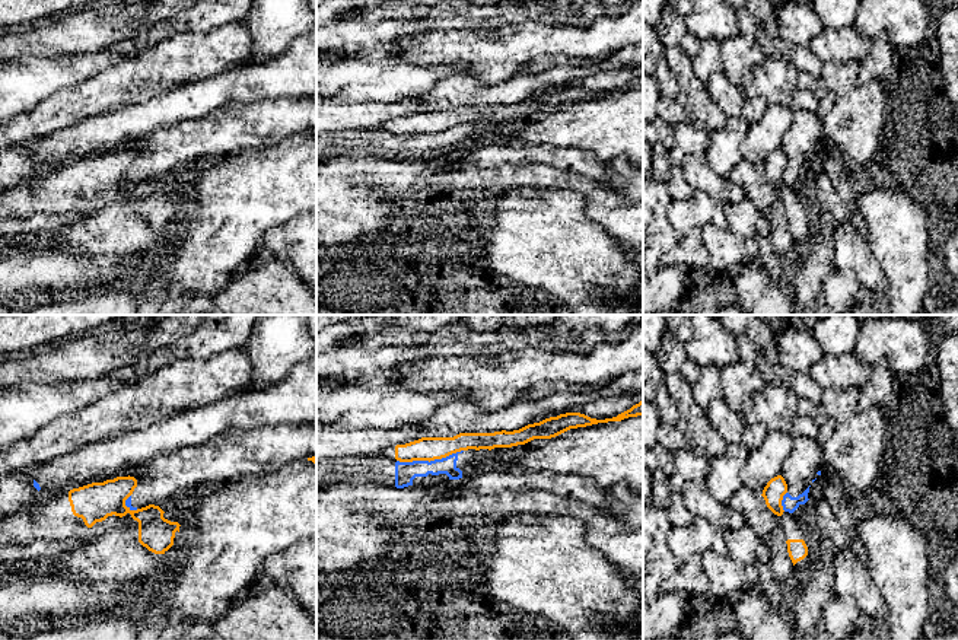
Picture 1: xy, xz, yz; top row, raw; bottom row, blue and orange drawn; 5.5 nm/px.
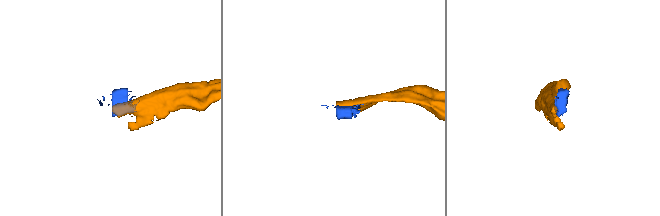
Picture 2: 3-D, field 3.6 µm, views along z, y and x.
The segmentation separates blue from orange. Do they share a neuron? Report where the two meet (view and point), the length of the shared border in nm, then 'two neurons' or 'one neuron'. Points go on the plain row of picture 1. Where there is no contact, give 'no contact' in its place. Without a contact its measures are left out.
meets blue in xz at (427, 134); contact 380 nm long; two neurons

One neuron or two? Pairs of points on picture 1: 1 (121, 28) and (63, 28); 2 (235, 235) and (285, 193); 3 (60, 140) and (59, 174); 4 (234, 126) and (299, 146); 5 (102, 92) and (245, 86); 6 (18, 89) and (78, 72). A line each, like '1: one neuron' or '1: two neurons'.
1: one neuron
2: one neuron
3: two neurons
4: two neurons
5: two neurons
6: one neuron

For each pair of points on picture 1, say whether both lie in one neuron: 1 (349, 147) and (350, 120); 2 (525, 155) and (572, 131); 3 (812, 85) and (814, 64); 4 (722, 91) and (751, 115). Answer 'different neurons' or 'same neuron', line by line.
1: different neurons
2: different neurons
3: different neurons
4: same neuron

